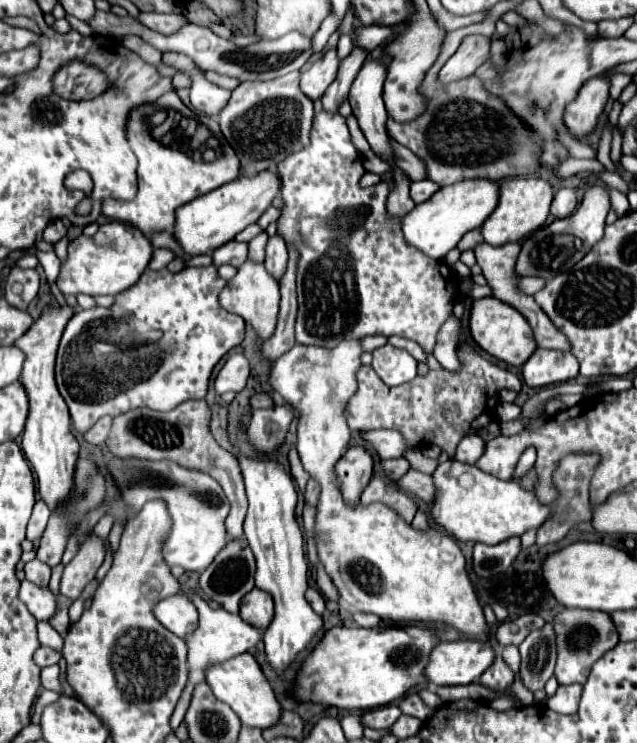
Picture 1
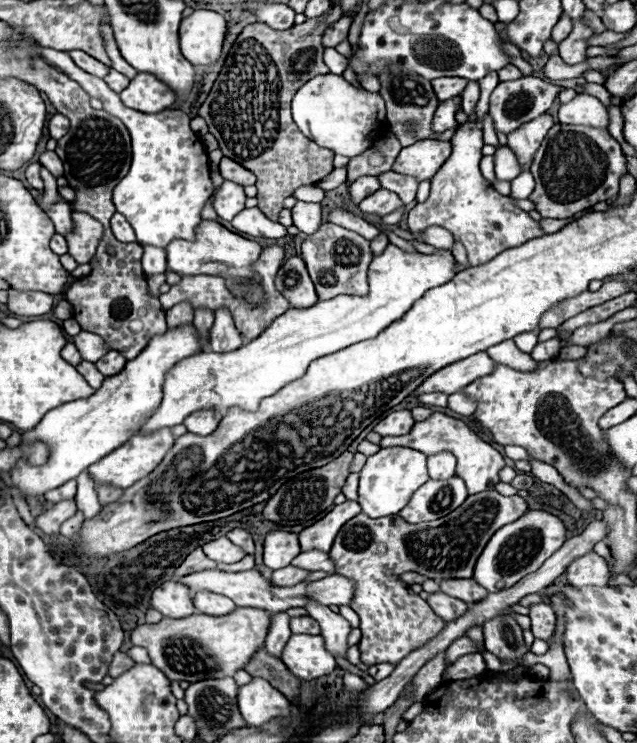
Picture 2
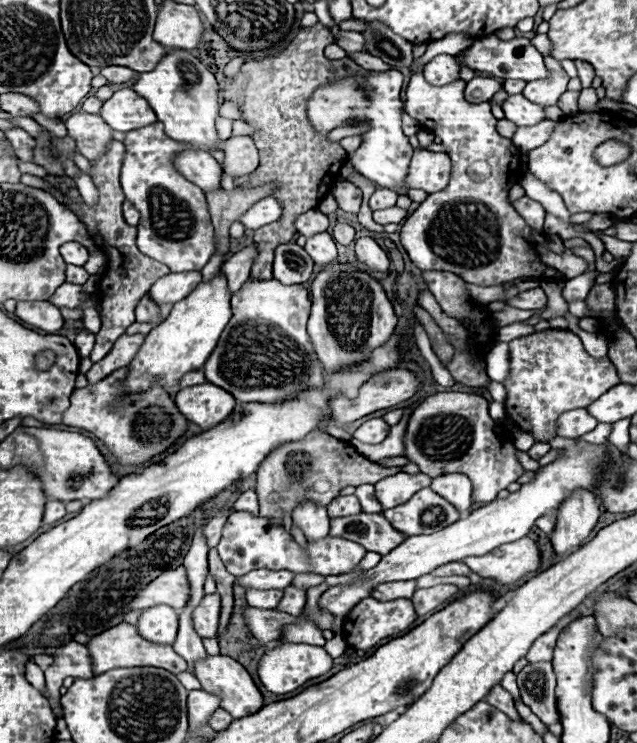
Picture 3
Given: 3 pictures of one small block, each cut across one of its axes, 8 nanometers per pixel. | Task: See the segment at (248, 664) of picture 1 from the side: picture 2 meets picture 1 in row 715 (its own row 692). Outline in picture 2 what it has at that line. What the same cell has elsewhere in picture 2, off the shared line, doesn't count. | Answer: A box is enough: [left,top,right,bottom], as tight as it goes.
[238,678,290,726]

